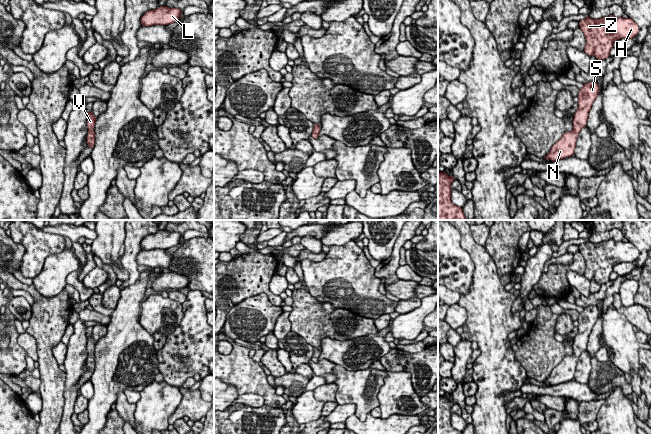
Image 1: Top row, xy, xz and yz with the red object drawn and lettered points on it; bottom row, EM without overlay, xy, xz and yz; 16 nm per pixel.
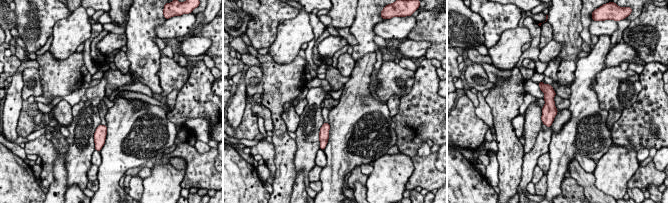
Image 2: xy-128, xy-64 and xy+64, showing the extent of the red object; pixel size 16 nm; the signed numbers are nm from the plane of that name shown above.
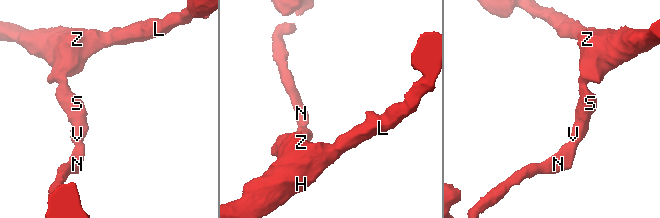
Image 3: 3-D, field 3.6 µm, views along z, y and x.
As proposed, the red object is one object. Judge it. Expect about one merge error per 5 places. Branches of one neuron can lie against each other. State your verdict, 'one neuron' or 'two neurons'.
one neuron

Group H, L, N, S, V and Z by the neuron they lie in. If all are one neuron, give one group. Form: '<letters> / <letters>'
H L N S V Z

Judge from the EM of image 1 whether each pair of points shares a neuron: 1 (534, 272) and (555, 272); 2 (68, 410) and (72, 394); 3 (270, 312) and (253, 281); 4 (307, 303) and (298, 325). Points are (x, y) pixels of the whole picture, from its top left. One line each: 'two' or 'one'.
1: two
2: one
3: two
4: one

